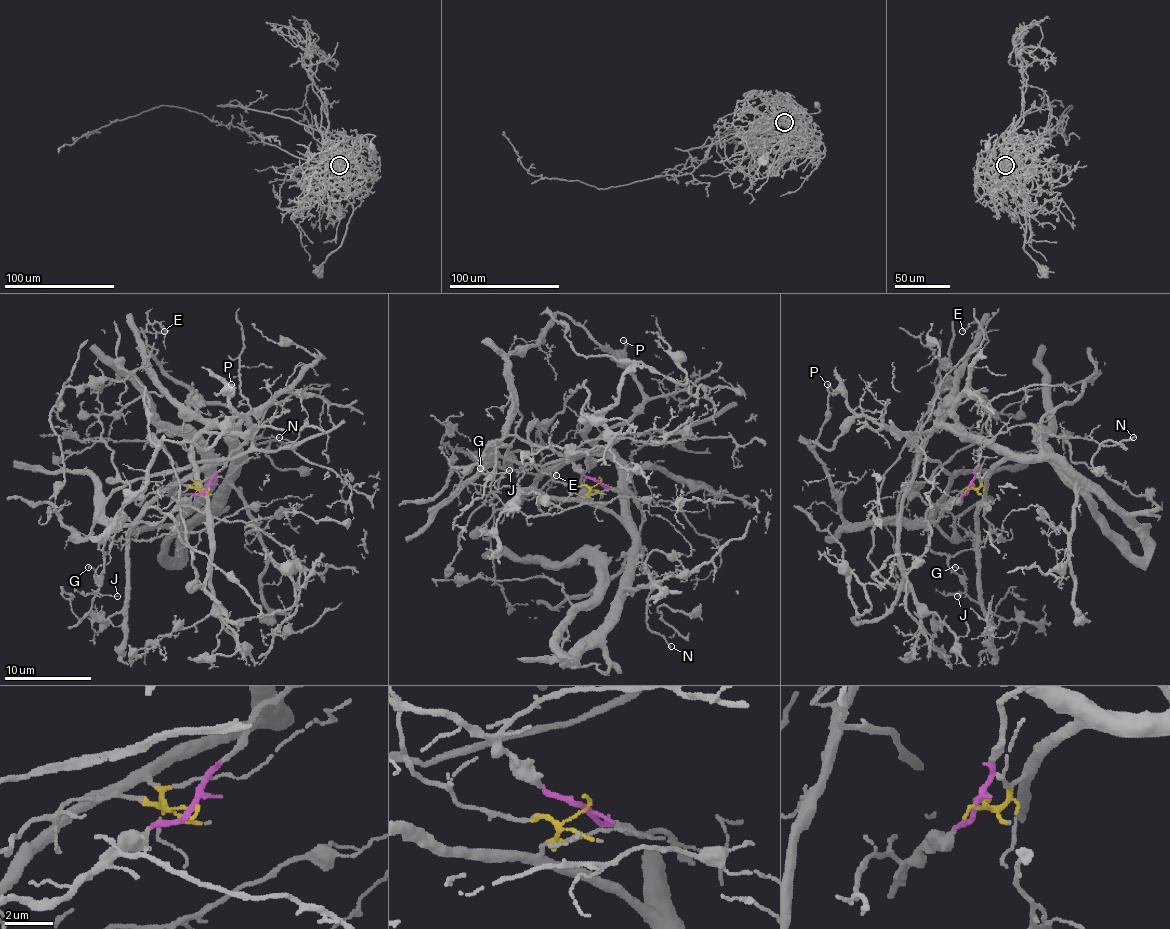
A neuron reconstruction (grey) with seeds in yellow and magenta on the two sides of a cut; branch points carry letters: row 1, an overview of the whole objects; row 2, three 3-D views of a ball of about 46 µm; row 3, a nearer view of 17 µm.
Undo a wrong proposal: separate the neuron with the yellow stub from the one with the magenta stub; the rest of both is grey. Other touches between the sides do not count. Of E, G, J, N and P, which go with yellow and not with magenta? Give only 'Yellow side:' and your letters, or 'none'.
Yellow side: E, P

